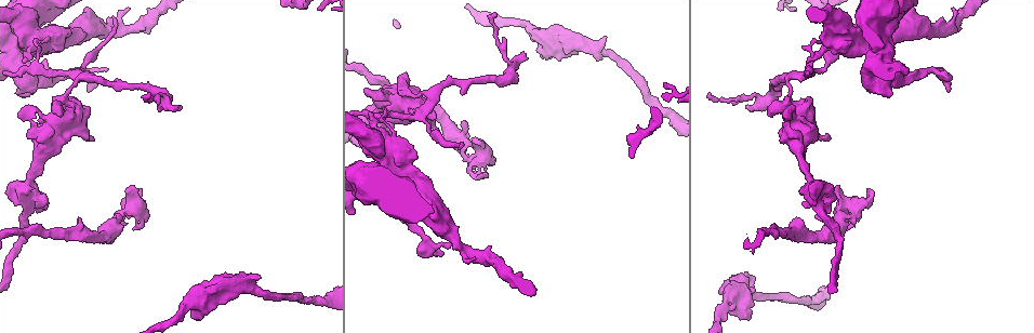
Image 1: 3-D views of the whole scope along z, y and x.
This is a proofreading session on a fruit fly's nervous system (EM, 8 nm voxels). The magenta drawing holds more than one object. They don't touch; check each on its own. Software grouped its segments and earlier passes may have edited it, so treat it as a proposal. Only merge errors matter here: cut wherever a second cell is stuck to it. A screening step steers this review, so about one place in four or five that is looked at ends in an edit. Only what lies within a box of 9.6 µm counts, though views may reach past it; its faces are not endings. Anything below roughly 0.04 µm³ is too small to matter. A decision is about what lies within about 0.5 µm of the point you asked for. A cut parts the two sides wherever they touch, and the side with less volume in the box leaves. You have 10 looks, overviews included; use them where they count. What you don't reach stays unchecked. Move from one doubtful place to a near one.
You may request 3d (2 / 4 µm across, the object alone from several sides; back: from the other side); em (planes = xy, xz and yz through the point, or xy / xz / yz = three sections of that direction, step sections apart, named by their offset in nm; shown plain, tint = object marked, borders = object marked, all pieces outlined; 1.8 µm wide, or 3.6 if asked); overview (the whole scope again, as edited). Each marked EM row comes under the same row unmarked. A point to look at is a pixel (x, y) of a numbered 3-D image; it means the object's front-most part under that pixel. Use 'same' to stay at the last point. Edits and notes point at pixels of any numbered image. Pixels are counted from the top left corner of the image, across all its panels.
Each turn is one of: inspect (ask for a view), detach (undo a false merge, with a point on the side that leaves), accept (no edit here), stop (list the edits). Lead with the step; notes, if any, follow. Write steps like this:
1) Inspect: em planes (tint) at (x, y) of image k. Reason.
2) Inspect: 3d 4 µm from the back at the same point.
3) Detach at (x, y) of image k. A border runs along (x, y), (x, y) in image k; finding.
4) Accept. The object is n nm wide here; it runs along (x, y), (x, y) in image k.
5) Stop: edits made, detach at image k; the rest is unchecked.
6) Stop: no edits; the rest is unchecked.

Inspect: em 3.6 µm xy step 4 (tint) at (731, 304) of image 1. Calibre changes.

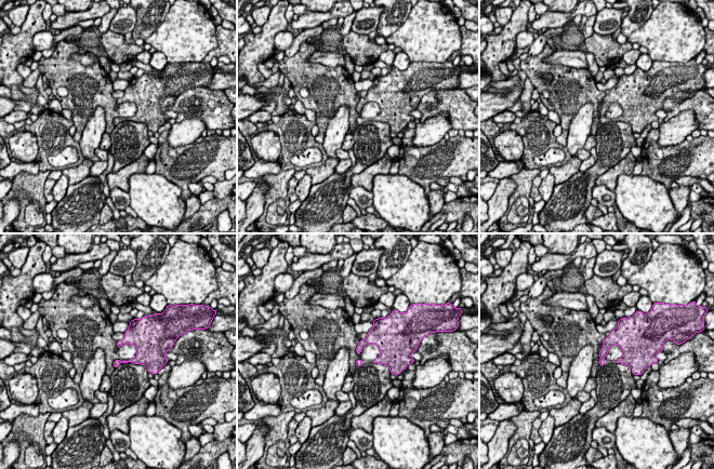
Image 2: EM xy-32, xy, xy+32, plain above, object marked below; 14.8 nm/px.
Inspect: em 3.6 µm xz step 8 (borders) at the same point.

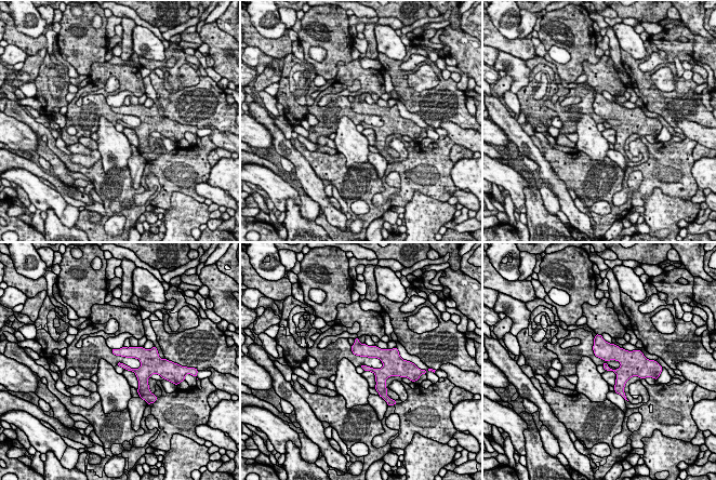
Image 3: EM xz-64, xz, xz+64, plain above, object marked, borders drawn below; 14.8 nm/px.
Accept. All the same cell.

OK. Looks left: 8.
Inspect: em yz step 4 (tint) at (804, 190) of image 1. Sharp bend.

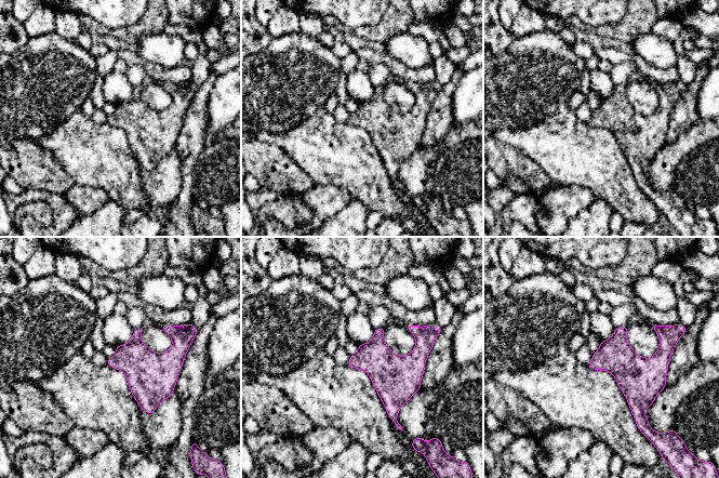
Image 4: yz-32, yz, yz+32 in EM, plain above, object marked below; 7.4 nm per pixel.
Inspect: em planes (tint) at the same point.

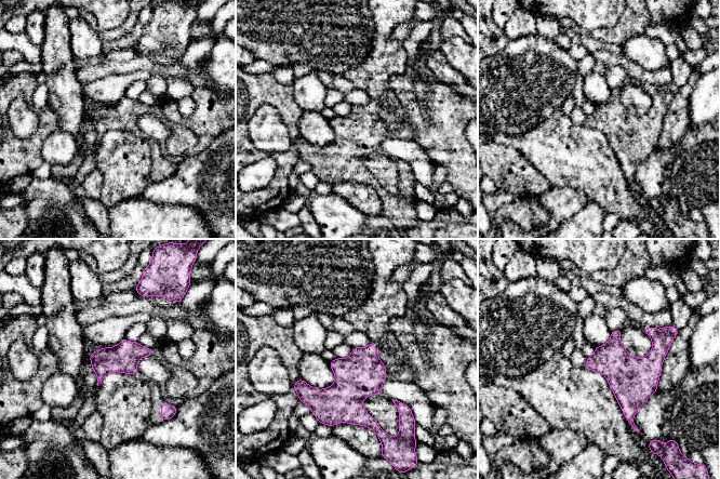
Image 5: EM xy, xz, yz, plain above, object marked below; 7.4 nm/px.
Accept. Continuous, no second cell.

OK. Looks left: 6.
Inspect: em 3.6 µm yz step 16 (tint) at (766, 101) of image 1. Sharp bend.

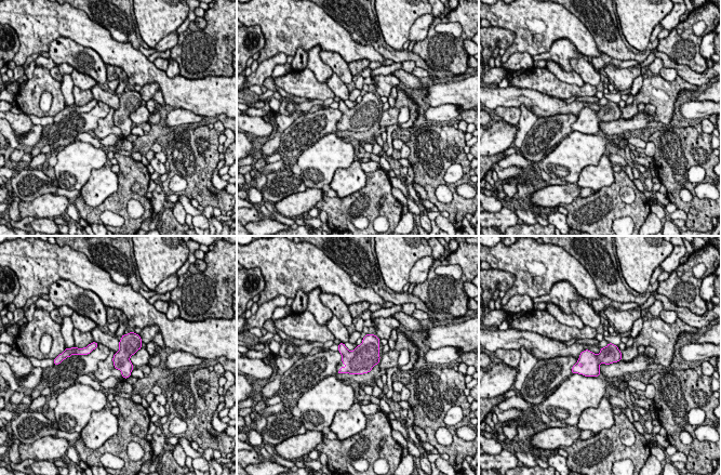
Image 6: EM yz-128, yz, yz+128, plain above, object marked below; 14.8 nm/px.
Inspect: em 3.6 µm planes (borders) at the same point.

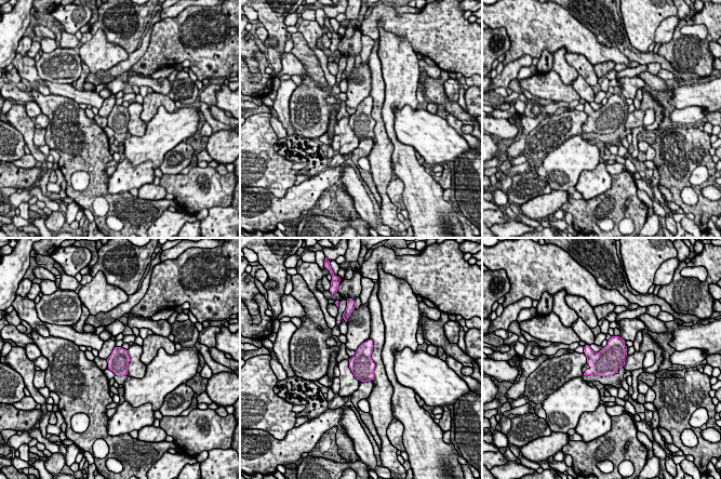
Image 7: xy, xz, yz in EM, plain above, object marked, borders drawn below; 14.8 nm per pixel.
Accept. The object is 320 nm wide here; one cell here.

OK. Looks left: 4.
Inspect: em 3.6 µm planes (tint) at (832, 44) of image 1. Three-way junction.

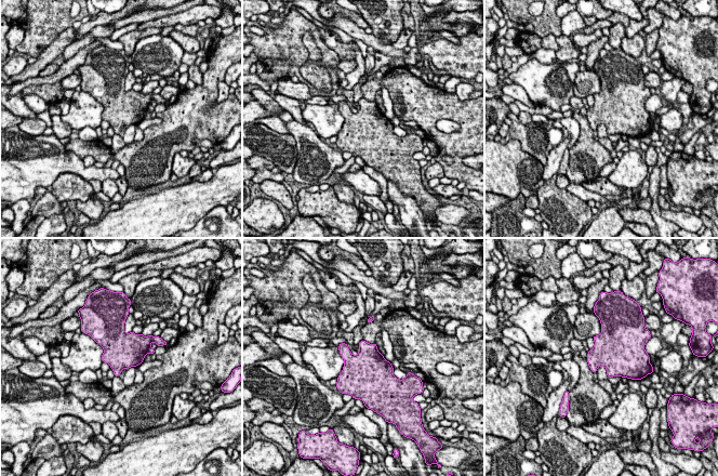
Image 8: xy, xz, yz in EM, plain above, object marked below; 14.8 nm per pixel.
Detach at (150, 351) of image 8. The object is 550 nm wide here; two cells meet here.

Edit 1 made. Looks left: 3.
Stop: edits made, detach at image 8; the rest is unchecked.

